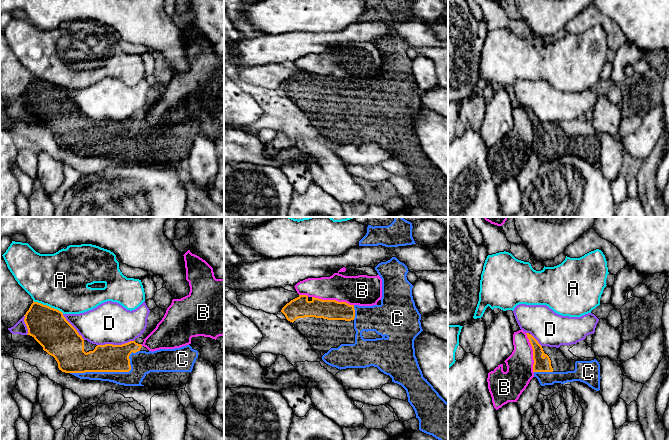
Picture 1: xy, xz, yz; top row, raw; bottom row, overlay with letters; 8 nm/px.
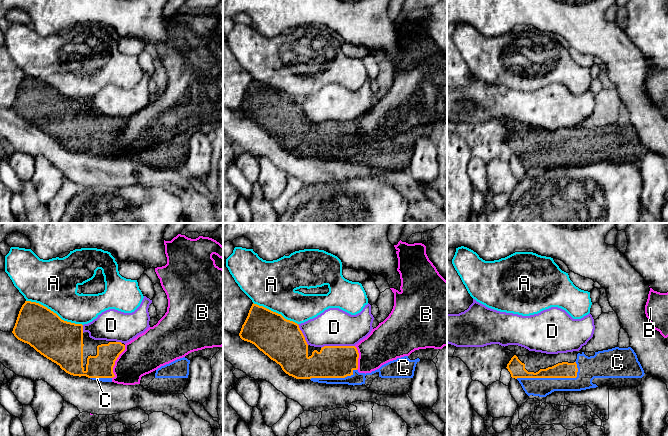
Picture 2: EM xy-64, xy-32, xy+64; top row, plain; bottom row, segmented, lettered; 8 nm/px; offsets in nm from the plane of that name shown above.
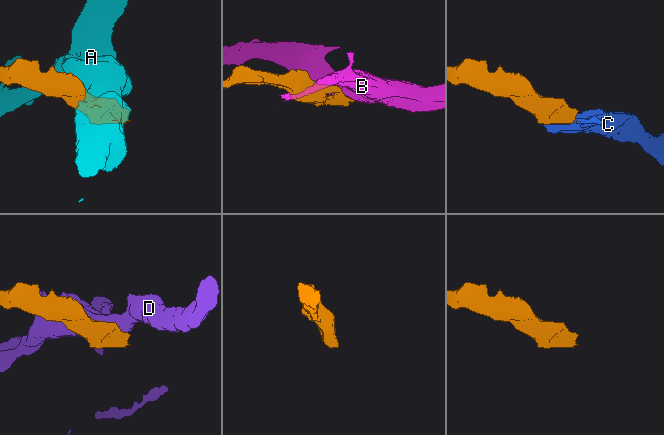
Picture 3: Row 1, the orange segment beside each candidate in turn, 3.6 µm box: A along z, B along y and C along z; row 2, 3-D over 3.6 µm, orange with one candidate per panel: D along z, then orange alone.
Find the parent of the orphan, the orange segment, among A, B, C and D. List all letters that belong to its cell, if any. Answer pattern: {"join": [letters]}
{"join": ["C"]}

